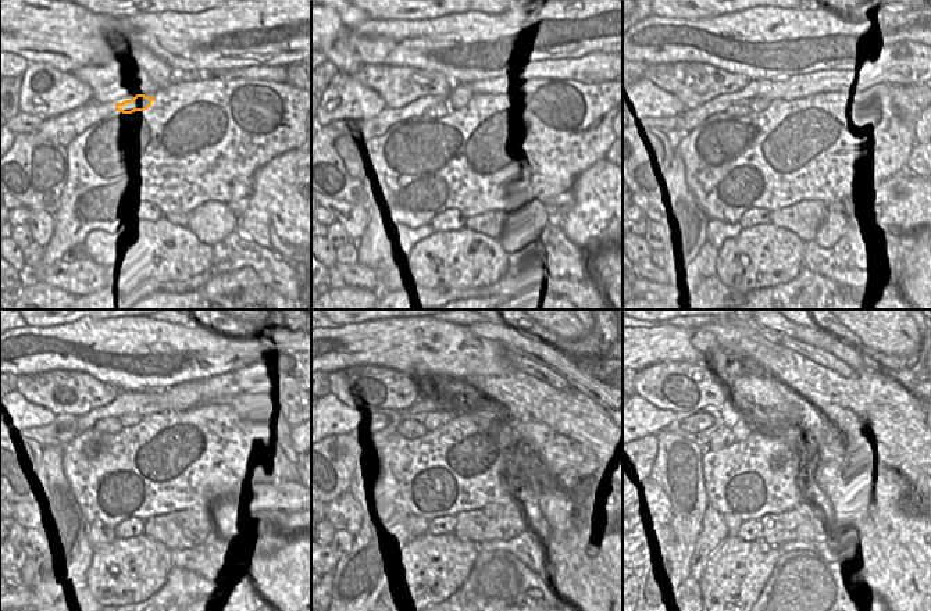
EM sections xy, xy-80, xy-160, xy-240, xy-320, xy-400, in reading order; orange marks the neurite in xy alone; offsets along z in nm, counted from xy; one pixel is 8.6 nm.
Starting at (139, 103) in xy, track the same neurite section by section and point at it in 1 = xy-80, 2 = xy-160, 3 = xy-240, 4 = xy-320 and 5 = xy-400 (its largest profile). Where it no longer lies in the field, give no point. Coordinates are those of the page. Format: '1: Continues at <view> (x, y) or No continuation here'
1: Continues at xy-80 (439, 110)
2: Continues at xy-160 (739, 110)
3: Continues at xy-240 (110, 425)
4: Continues at xy-320 (410, 429)
5: Continues at xy-400 (724, 436).

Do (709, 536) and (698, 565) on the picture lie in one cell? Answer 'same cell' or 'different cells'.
same cell

